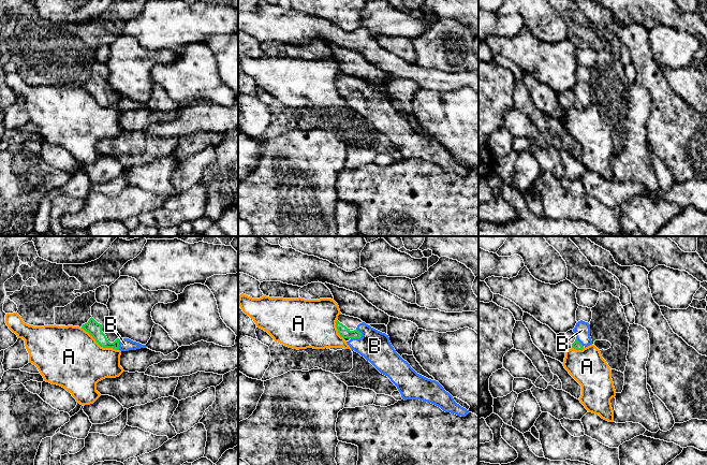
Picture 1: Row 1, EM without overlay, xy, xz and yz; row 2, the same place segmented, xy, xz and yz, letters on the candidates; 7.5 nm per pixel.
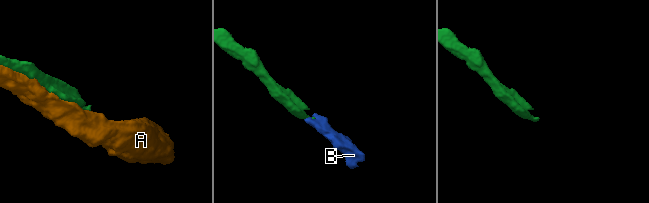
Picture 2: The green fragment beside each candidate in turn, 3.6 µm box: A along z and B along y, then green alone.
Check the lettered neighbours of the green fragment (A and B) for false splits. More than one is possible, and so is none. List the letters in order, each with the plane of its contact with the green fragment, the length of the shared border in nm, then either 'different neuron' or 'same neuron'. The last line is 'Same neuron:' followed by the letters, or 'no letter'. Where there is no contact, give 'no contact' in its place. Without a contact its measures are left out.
A: xy | 340 nm | different neuron
B: xz | 100 nm | same neuron
Same neuron: B

